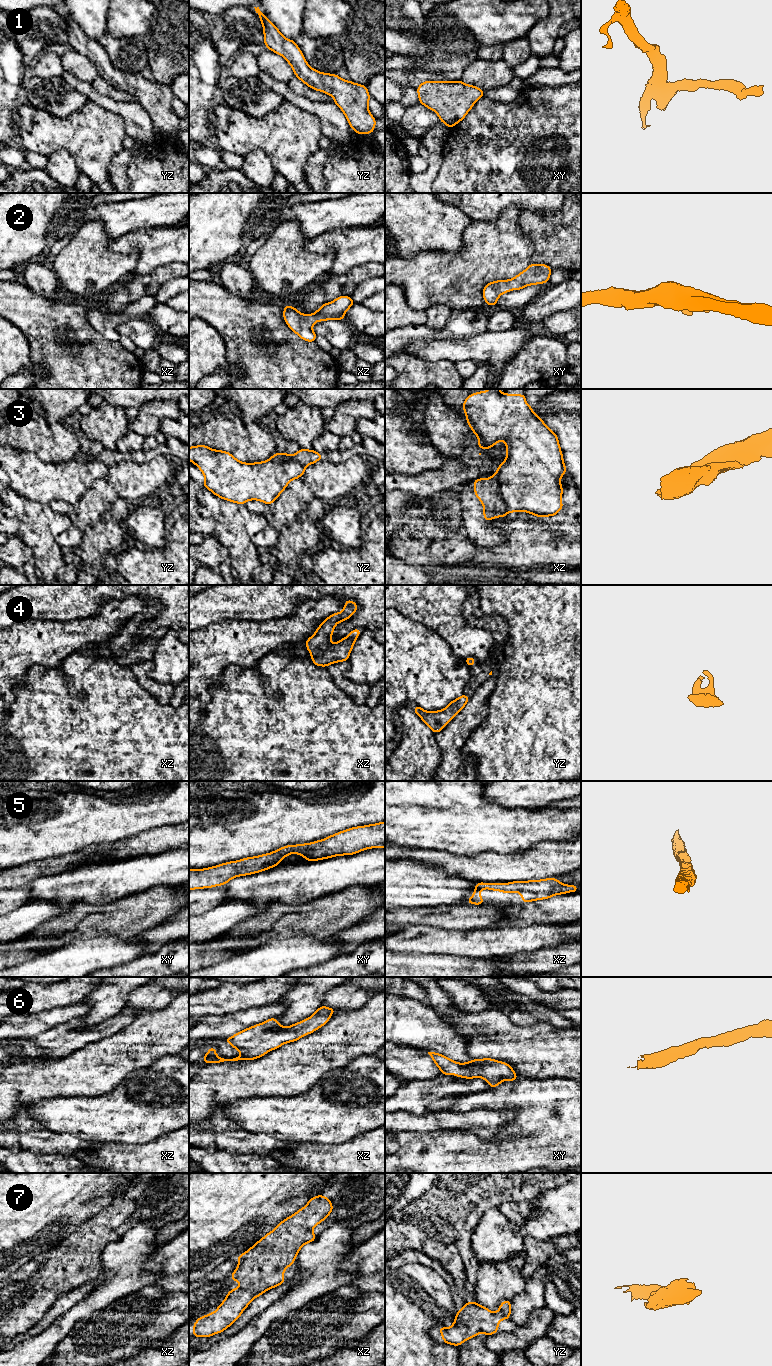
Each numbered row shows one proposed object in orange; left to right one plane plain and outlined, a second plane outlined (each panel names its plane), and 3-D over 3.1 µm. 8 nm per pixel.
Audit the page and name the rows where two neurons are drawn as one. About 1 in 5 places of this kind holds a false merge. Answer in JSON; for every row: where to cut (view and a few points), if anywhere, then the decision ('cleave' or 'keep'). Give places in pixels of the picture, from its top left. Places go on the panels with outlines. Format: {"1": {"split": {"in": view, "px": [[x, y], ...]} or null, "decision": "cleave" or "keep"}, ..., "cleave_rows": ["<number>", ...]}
{"1": {"split": null, "decision": "keep"}, "2": {"split": null, "decision": "keep"}, "3": {"split": {"in": "xz", "px": [[493, 475], [497, 481], [498, 494], [509, 511]]}, "decision": "cleave"}, "4": {"split": null, "decision": "keep"}, "5": {"split": null, "decision": "keep"}, "6": {"split": null, "decision": "keep"}, "7": {"split": null, "decision": "keep"}, "cleave_rows": ["3"]}

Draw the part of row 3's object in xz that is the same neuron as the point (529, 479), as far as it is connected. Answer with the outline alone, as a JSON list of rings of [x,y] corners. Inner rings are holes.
[[[490,389],[469,395],[462,408],[468,425],[479,439],[478,447],[489,449],[501,440],[506,444],[505,461],[494,476],[508,511],[524,511],[537,517],[556,515],[563,507],[560,480],[567,470],[557,435],[526,404],[526,396]]]

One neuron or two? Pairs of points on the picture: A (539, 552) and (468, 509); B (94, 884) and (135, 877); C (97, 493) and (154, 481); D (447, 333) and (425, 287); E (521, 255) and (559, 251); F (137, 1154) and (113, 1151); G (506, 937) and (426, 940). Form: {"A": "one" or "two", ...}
{"A": "two", "B": "one", "C": "one", "D": "two", "E": "two", "F": "one", "G": "one"}

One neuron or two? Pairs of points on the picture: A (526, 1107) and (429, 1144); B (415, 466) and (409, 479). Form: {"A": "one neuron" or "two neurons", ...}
{"A": "one neuron", "B": "two neurons"}

